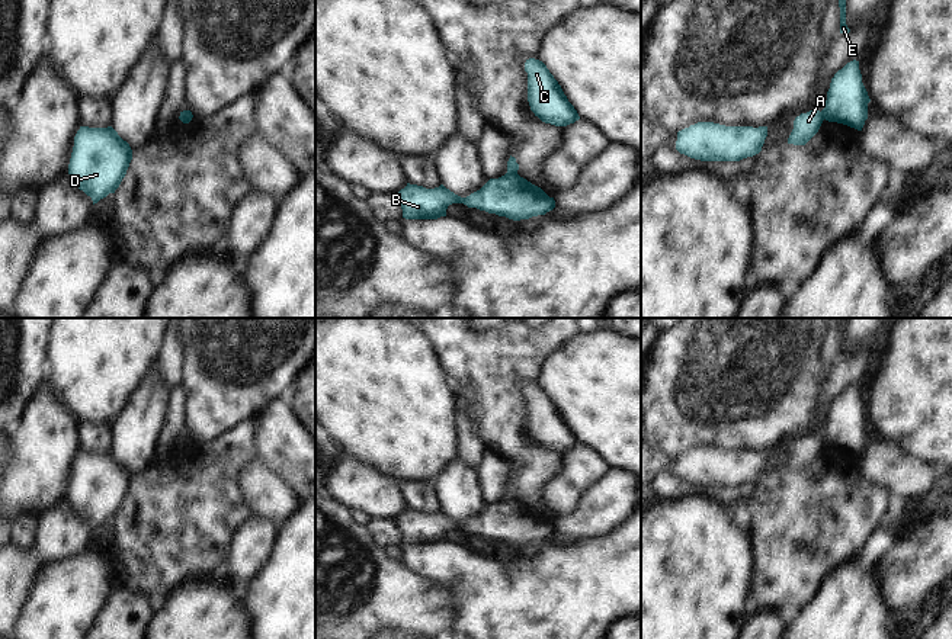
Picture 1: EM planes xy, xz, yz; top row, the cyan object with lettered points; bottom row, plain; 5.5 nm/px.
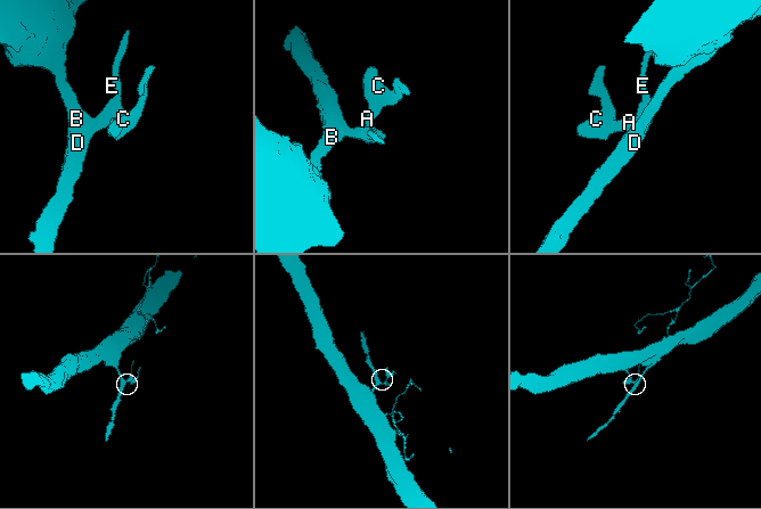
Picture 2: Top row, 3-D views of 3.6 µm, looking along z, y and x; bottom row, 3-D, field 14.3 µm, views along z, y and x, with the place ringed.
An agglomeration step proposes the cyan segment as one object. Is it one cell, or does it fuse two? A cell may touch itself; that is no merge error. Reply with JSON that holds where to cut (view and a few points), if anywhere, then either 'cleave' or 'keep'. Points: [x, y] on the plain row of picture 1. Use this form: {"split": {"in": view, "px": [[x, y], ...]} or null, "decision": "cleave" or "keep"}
{"split": {"in": "xz", "px": [[507, 497], [516, 498]]}, "decision": "cleave"}

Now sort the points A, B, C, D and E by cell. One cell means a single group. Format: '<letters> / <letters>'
A C / B D E

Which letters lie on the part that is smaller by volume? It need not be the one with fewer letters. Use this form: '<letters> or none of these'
A, C.

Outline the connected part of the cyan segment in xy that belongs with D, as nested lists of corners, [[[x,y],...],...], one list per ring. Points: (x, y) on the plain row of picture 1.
[[[80,452],[74,462],[68,500],[94,530],[109,518],[115,518],[131,485],[129,469],[112,452]]]

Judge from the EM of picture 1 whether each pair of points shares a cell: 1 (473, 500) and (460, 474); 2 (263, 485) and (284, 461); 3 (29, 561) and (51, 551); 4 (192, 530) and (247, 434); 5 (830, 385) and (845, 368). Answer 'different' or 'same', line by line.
1: same
2: different
3: different
4: same
5: same

